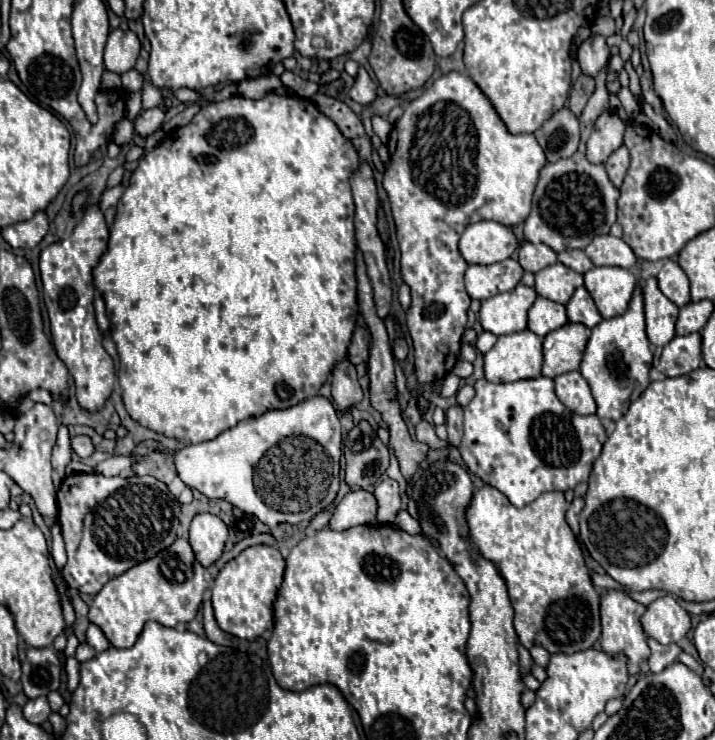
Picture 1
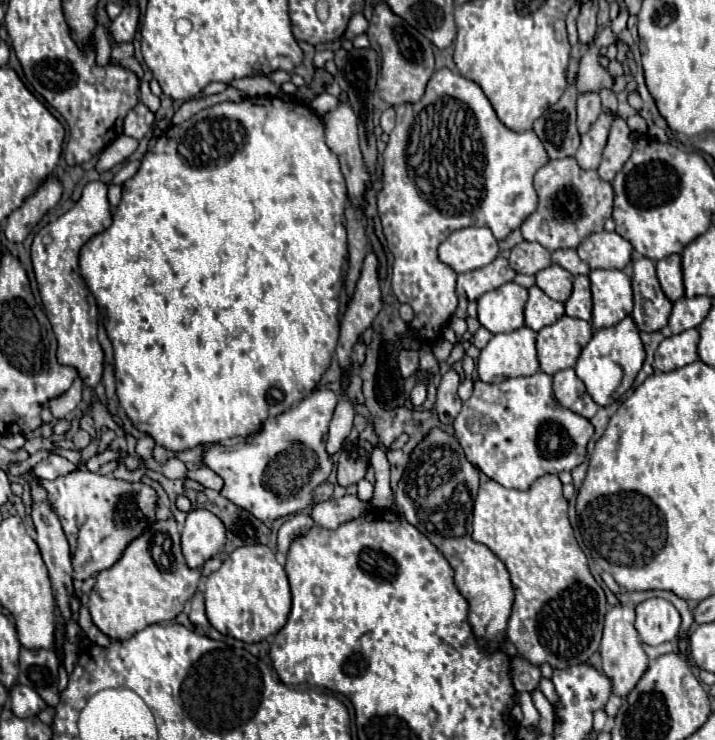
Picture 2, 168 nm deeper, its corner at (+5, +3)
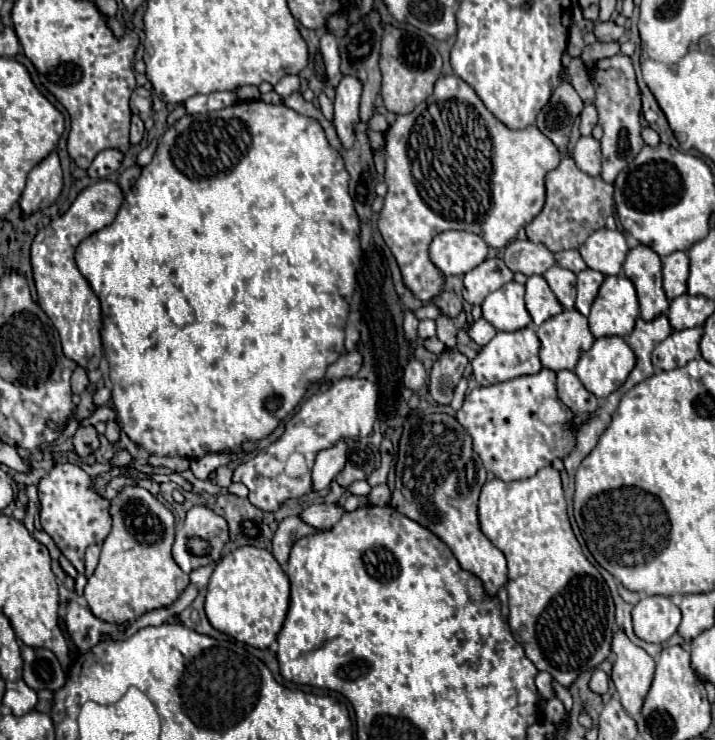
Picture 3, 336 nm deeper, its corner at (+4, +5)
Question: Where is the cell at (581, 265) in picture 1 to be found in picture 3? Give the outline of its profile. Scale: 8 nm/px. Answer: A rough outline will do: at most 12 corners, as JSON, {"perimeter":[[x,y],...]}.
{"perimeter":[[575,249],[555,253],[557,265],[579,273],[587,267]]}

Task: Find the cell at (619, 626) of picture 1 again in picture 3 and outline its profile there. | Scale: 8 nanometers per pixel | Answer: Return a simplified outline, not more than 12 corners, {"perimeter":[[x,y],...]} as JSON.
{"perimeter":[[613,631],[611,681],[627,713],[639,713],[655,661]]}

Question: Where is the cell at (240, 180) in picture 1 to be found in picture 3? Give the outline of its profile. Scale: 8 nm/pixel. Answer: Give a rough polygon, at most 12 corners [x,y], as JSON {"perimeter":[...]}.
{"perimeter":[[183,115],[75,253],[147,453],[267,437],[361,257],[315,119]]}

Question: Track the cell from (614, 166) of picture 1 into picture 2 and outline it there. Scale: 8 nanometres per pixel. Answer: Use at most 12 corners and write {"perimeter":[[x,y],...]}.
{"perimeter":[[614,115],[598,175],[612,181],[634,149],[626,119]]}

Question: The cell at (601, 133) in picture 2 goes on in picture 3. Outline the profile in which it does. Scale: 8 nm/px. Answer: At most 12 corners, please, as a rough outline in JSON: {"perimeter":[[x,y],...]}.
{"perimeter":[[581,137],[573,159],[587,175],[601,173],[601,143]]}

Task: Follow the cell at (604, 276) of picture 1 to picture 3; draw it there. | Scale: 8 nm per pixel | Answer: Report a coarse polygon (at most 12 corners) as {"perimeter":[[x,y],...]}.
{"perimeter":[[605,277],[591,305],[595,337],[633,331],[639,315],[627,277]]}

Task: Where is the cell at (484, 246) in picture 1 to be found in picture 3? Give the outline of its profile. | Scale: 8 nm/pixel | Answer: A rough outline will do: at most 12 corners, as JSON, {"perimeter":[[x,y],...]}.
{"perimeter":[[467,231],[439,233],[431,261],[445,275],[465,275],[489,245]]}

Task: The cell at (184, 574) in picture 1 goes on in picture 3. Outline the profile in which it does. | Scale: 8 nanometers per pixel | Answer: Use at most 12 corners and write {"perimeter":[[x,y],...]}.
{"perimeter":[[147,489],[111,499],[85,599],[123,625],[173,605],[189,575],[173,513]]}

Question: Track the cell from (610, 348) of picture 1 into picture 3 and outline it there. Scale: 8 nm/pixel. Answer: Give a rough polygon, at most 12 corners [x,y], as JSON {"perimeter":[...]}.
{"perimeter":[[599,337],[577,363],[597,399],[617,391],[637,365],[623,337]]}

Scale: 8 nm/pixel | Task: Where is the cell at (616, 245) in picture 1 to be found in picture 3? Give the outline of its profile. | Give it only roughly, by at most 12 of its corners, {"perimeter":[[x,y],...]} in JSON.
{"perimeter":[[599,229],[579,247],[589,269],[617,275],[629,245],[625,233]]}

